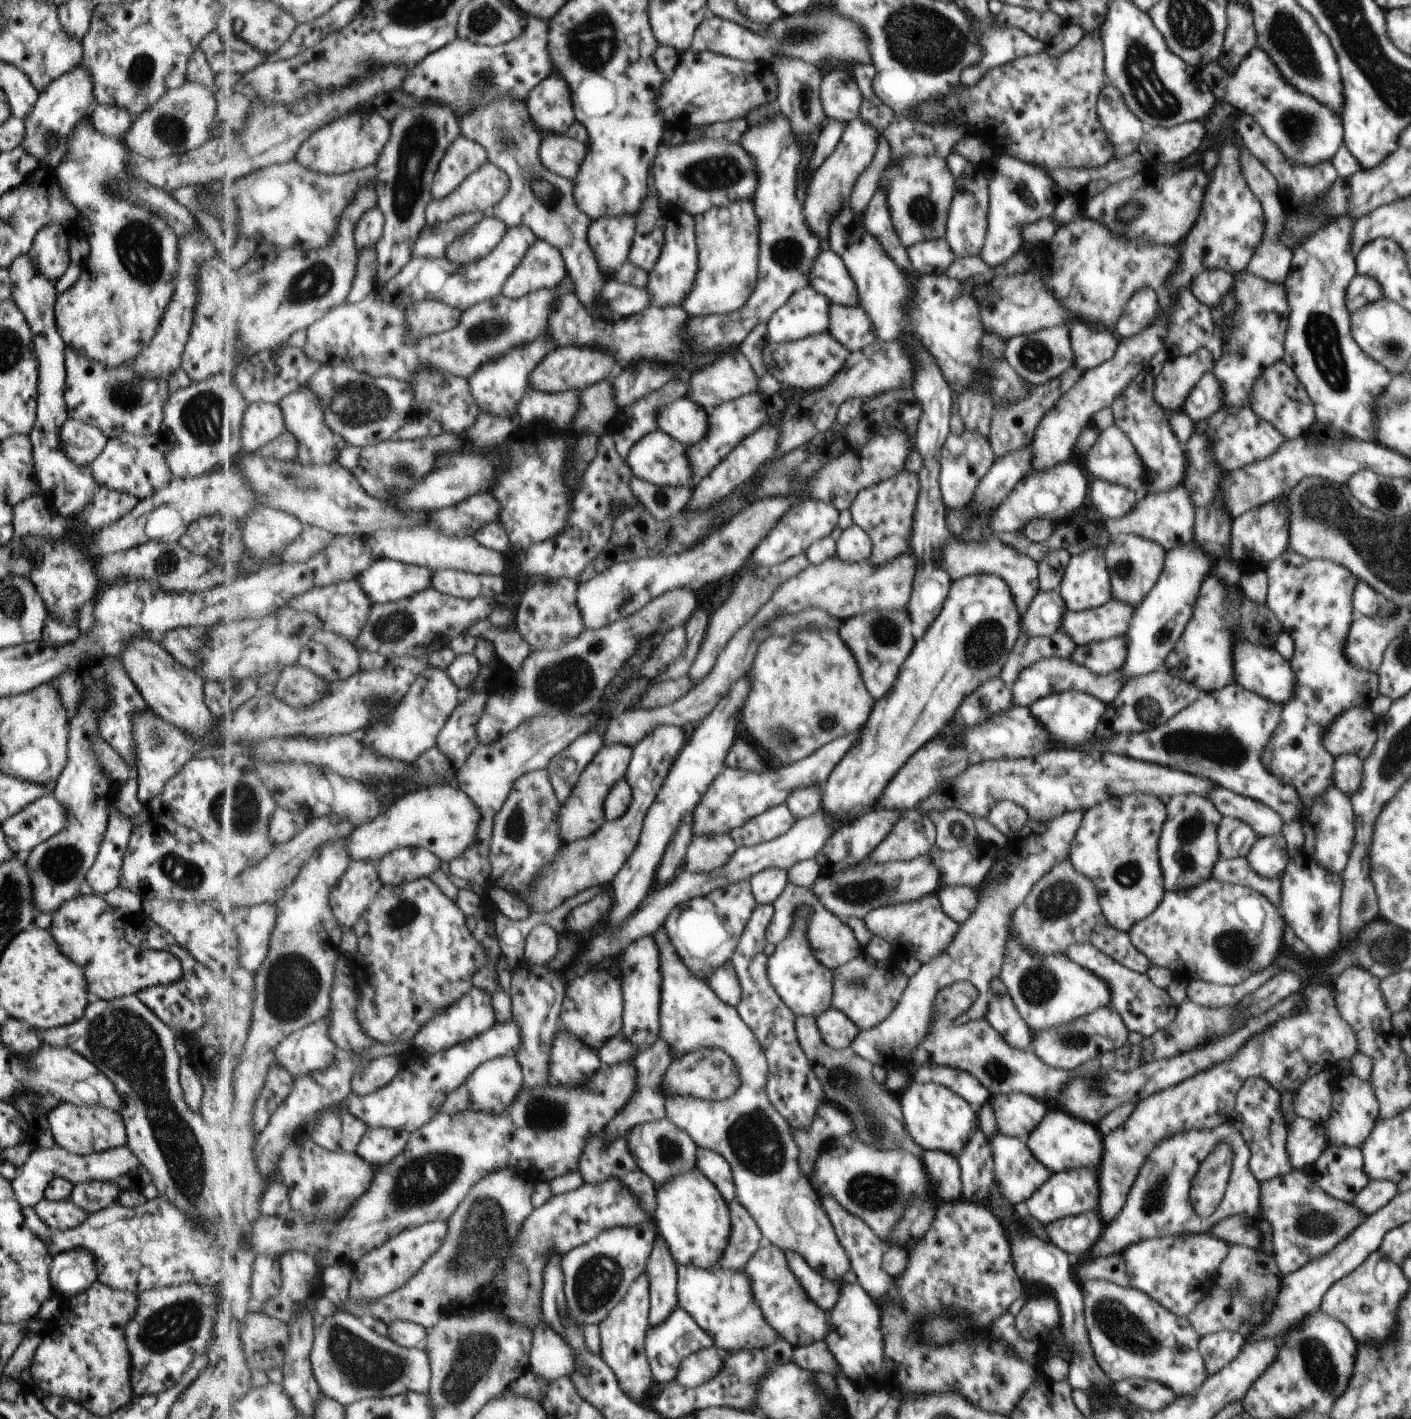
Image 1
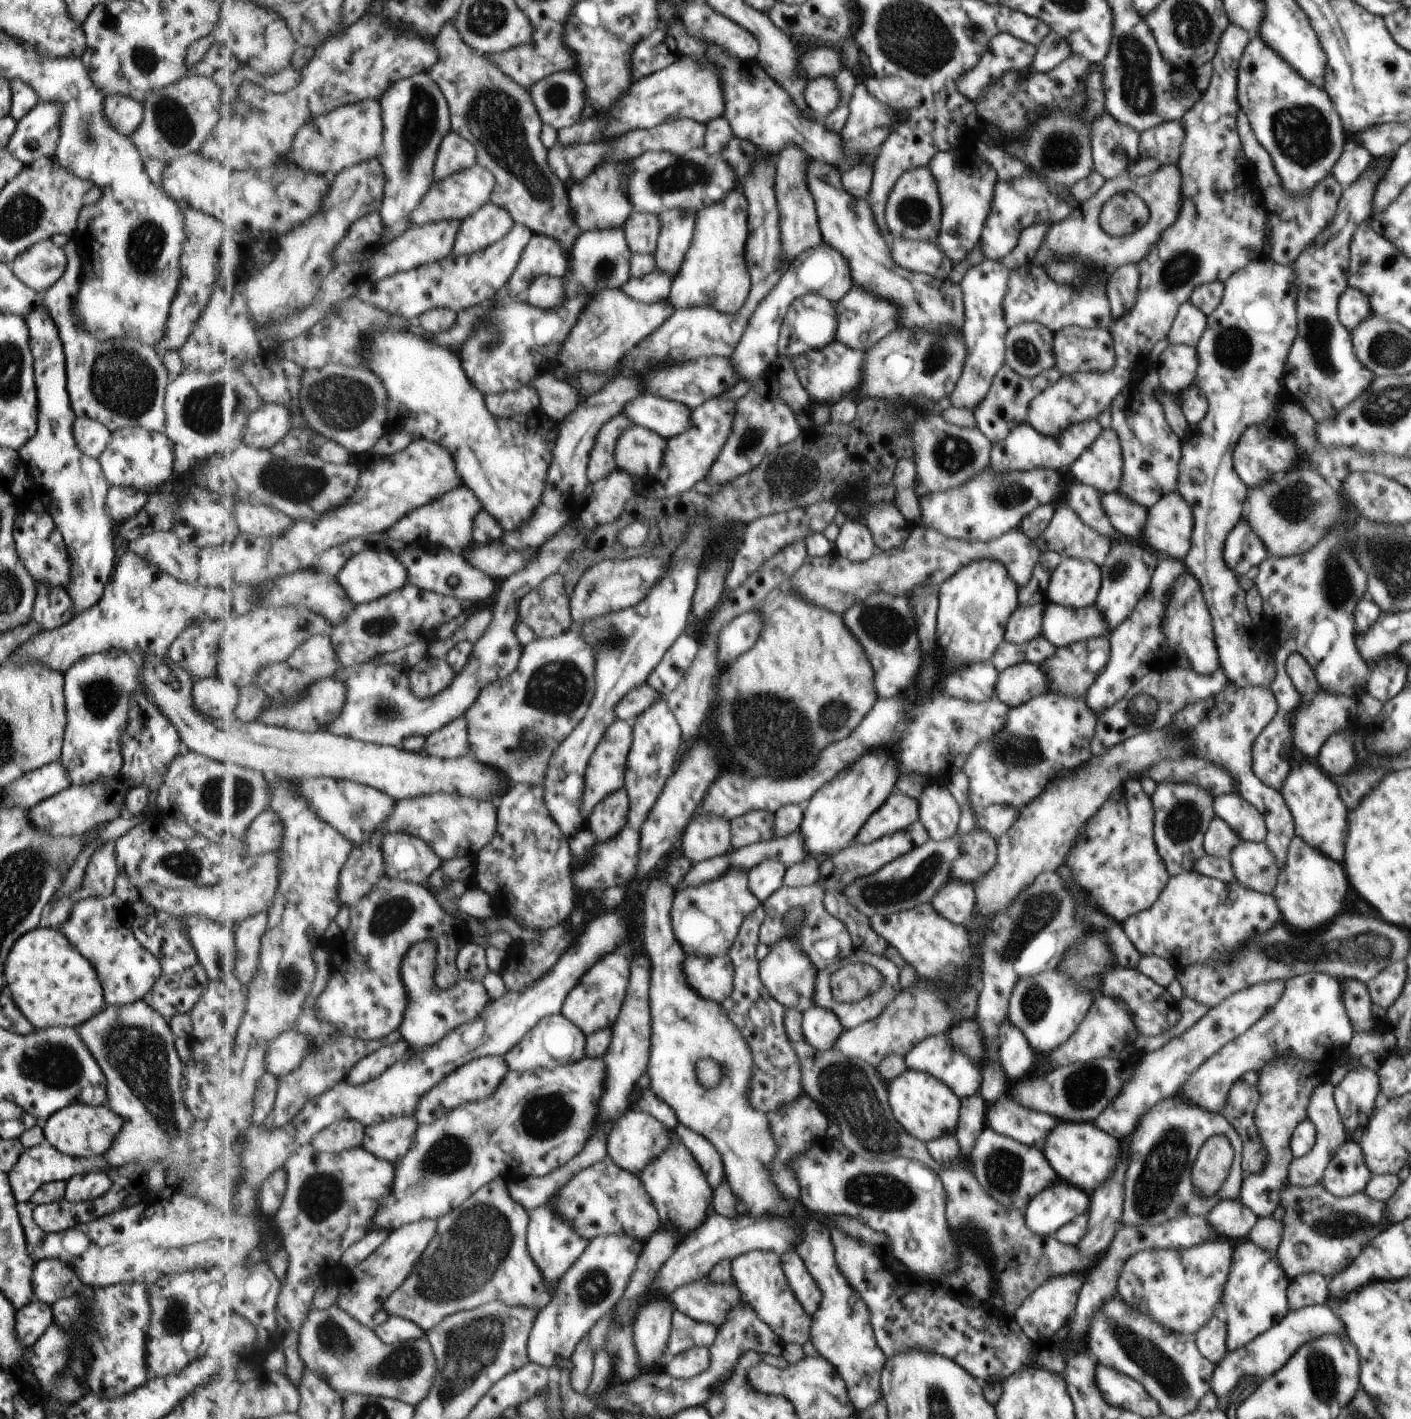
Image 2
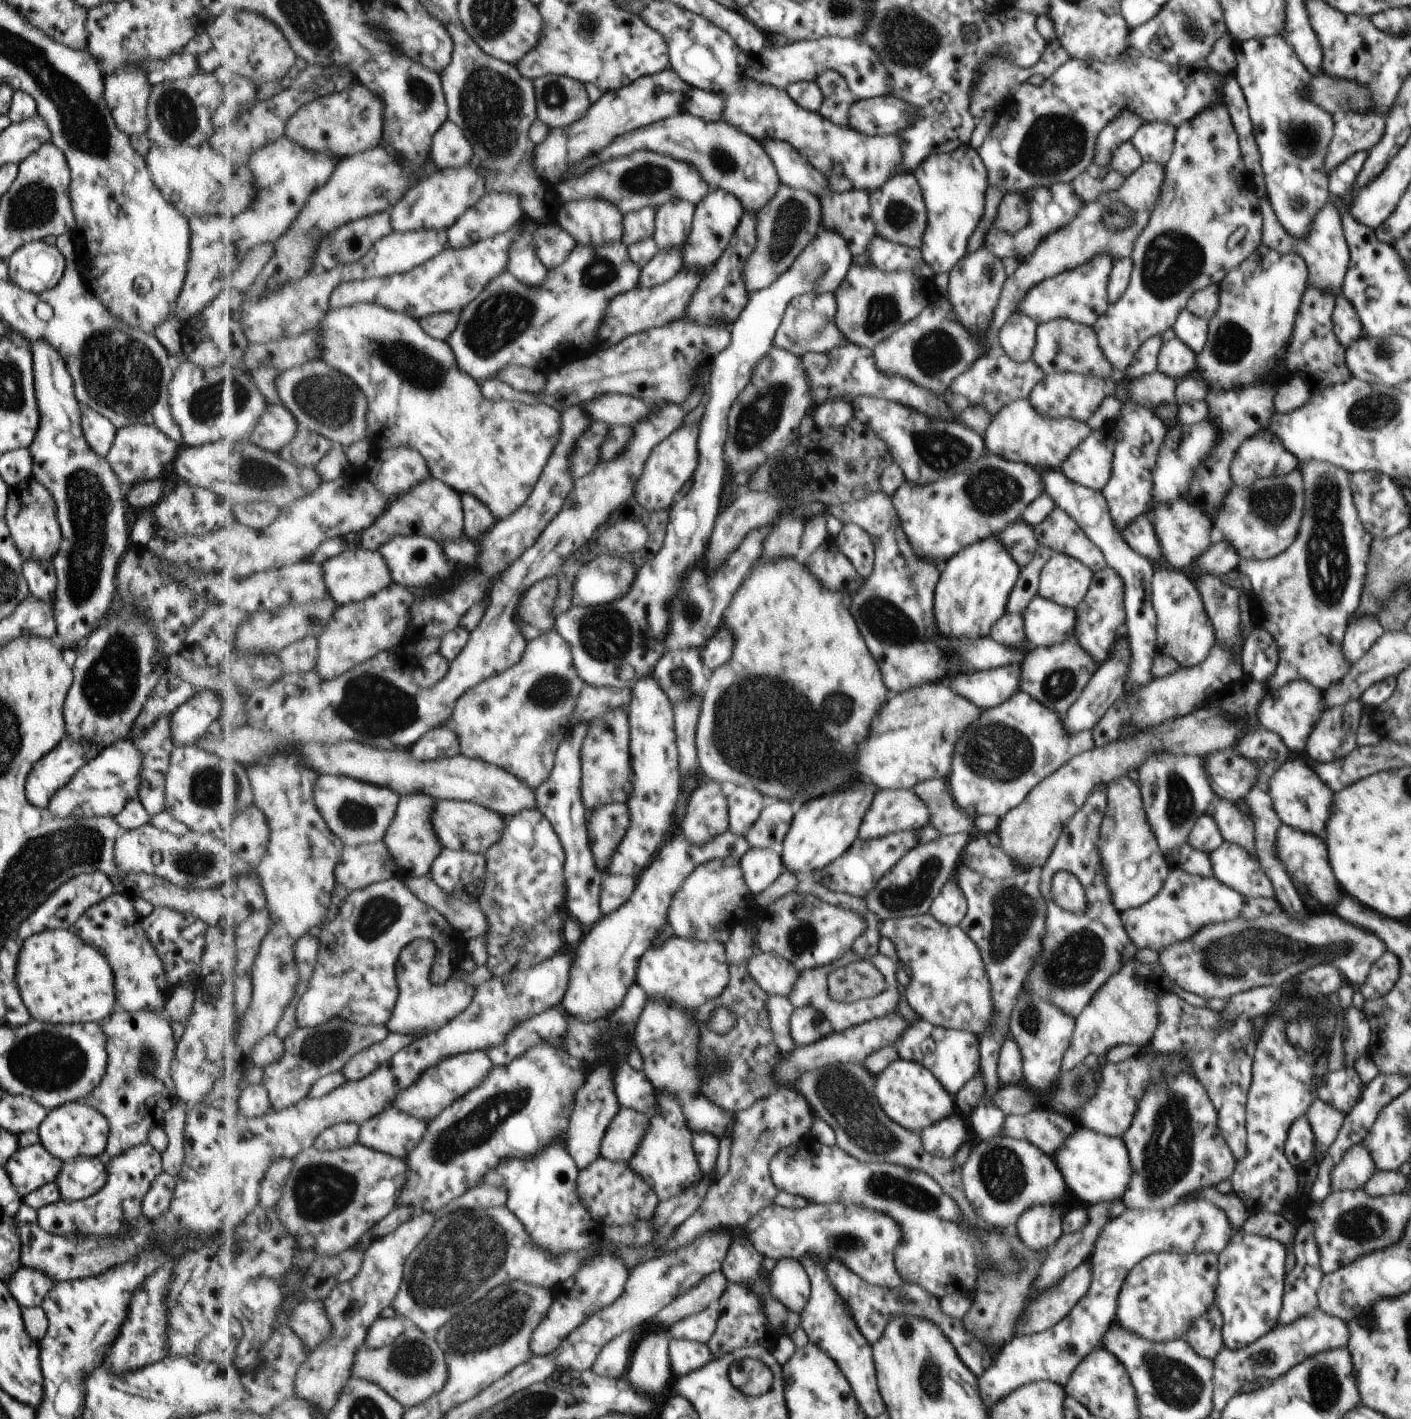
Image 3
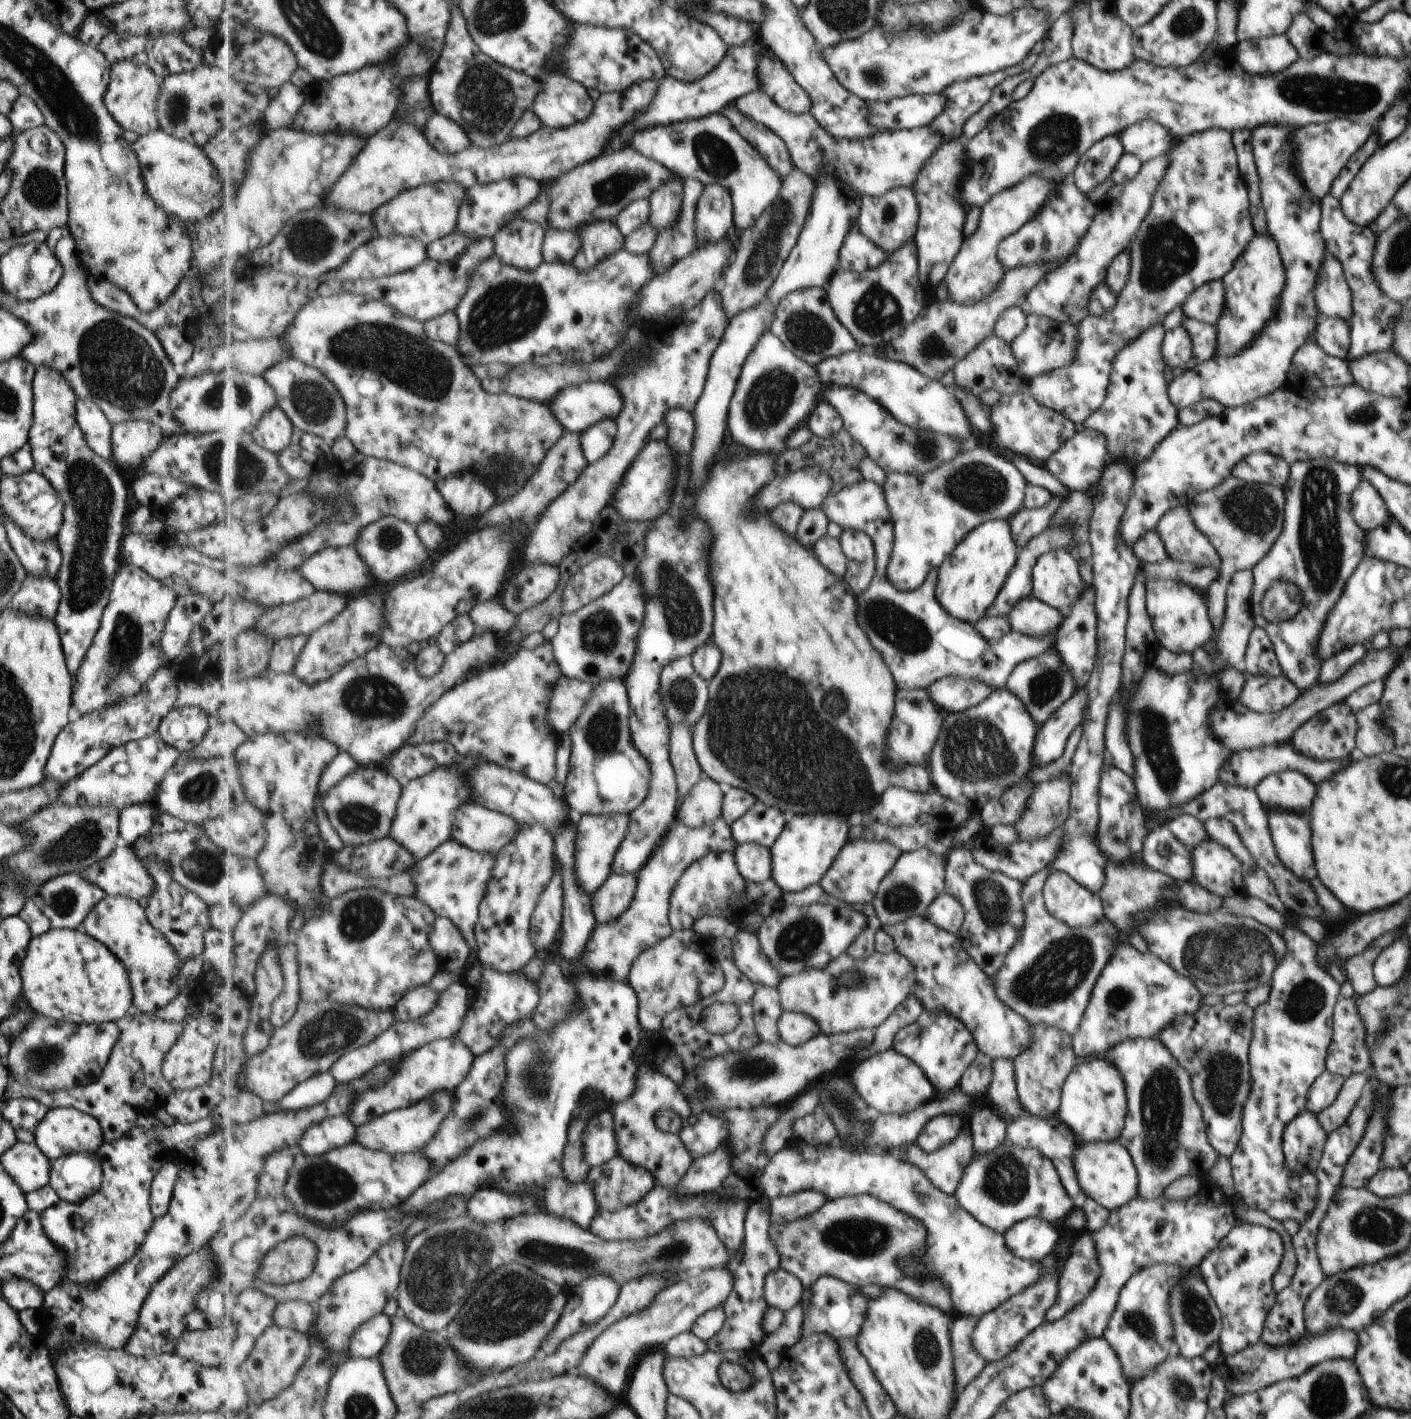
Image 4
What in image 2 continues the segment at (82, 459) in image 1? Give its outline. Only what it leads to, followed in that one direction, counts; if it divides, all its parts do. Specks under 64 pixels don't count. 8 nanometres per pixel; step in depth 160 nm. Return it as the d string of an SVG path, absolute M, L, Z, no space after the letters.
M75 418L71 432L73 432L75 446L90 458L97 459L110 440L109 430L101 422L91 418Z

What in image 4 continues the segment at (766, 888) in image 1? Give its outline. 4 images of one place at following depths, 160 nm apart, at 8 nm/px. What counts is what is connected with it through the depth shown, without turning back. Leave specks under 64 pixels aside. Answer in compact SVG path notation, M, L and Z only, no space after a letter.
M738 844L736 862L747 883L764 884L773 878L771 849L759 844Z

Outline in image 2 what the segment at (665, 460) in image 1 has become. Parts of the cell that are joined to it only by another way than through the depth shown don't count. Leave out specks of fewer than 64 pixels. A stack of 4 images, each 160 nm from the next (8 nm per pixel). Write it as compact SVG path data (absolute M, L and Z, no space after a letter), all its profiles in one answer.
M629 426L619 438L615 460L619 470L643 480L652 478L663 468L667 439L643 426Z

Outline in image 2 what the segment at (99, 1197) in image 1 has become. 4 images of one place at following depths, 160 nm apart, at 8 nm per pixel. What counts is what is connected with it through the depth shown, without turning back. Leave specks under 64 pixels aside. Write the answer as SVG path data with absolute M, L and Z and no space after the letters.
M89 1170L85 1174L73 1174L65 1182L63 1199L69 1203L85 1203L103 1196L109 1186L111 1182L103 1170Z

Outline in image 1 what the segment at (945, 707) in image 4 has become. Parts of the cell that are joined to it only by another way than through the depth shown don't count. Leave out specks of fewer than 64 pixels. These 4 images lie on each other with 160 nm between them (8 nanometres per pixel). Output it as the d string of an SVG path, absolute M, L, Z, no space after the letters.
M1051 657L1041 659L1035 664L1024 668L1016 676L1016 681L1012 684L1010 691L1014 704L1024 707L1029 707L1038 698L1046 697L1048 694L1062 693L1065 691L1087 693L1102 700L1104 703L1110 703L1118 696L1124 686L1124 682L1127 682L1126 676L1120 670L1109 672L1109 674L1098 675L1092 673L1087 667L1073 662L1068 657L1064 659Z

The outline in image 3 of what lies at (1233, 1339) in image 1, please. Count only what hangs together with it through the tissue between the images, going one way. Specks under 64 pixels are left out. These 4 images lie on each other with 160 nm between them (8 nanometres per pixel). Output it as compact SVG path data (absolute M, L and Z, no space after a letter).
M1213 1304L1207 1314L1191 1320L1191 1328L1184 1336L1185 1342L1203 1358L1215 1358L1225 1344L1222 1342L1222 1313Z

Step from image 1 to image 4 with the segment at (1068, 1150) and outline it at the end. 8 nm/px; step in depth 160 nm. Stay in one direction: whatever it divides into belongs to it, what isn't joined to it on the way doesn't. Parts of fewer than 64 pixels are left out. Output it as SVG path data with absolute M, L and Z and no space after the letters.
M1117 1139L1077 1144L1073 1150L1073 1170L1083 1193L1109 1212L1138 1197L1137 1168L1134 1167L1133 1157Z

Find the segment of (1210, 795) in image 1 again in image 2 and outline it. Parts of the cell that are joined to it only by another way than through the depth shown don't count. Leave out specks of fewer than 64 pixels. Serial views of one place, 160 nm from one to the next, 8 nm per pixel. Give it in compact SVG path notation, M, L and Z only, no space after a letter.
M1236 792L1214 797L1214 817L1223 820L1243 841L1263 841L1266 824L1262 814Z

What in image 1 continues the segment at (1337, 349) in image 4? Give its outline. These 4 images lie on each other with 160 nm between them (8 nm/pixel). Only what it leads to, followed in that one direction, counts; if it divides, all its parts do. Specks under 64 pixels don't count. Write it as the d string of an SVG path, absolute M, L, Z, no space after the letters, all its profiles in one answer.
M1354 274L1346 288L1347 310L1351 315L1363 305L1369 305L1383 298L1382 286L1374 278L1367 275Z

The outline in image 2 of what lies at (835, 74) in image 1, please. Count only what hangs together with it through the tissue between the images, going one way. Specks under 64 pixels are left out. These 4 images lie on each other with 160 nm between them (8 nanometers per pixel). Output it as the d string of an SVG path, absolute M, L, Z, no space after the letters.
M819 76L819 78L808 80L805 88L805 102L809 104L809 108L813 110L817 119L824 119L836 110L839 100L841 100L841 92L834 78Z

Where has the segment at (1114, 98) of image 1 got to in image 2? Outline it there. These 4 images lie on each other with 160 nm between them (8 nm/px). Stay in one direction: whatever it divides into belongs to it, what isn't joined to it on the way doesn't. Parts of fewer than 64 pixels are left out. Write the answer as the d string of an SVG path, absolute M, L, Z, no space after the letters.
M1105 111L1099 114L1099 118L1093 120L1090 135L1090 154L1093 156L1093 170L1097 172L1103 180L1116 178L1126 171L1130 163L1136 162L1139 158L1138 137L1139 133L1125 124L1115 122Z

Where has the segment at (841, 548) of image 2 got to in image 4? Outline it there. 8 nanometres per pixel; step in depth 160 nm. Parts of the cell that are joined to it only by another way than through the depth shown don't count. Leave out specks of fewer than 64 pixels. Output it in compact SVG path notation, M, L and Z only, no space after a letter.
M854 528L844 532L840 539L843 551L848 559L845 579L855 592L865 592L874 582L877 574L876 549L873 540Z

